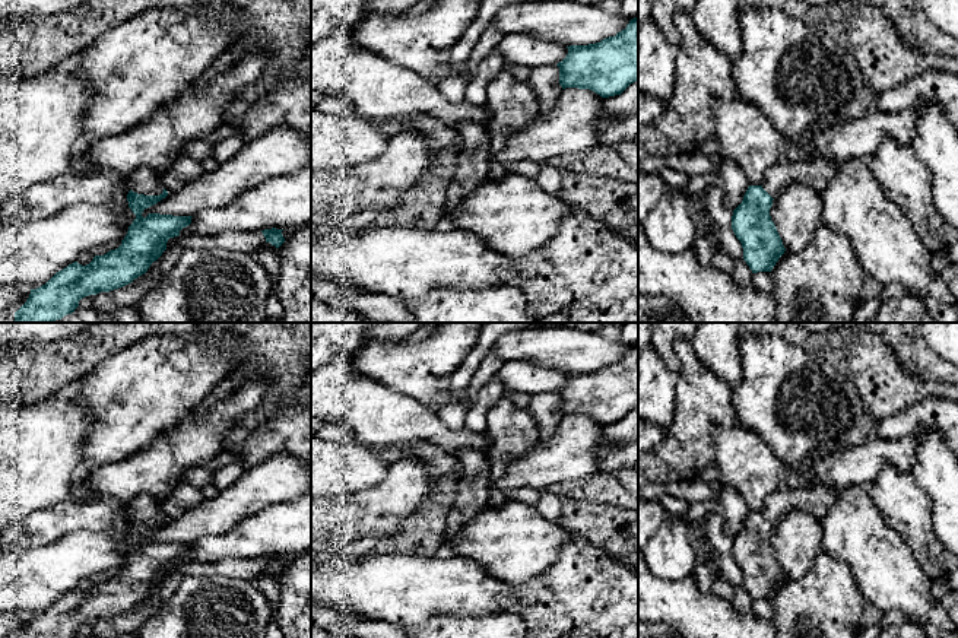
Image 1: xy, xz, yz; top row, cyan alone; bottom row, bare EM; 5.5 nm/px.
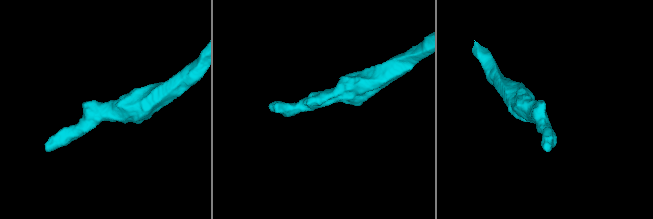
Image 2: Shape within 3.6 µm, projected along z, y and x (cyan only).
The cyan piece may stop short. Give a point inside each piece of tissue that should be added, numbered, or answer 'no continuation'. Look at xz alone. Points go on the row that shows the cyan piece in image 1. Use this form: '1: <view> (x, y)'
no continuation

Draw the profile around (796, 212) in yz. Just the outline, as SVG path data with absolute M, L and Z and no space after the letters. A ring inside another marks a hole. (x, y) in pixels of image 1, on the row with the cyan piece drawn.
M796 182L773 200L770 216L786 251L799 253L808 247L818 226L824 223L822 200L818 191Z

